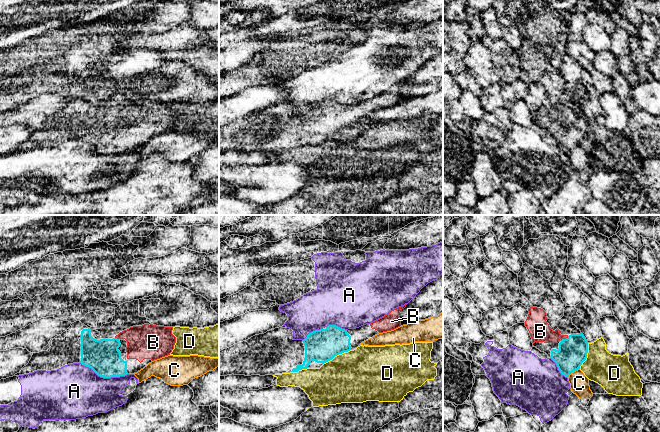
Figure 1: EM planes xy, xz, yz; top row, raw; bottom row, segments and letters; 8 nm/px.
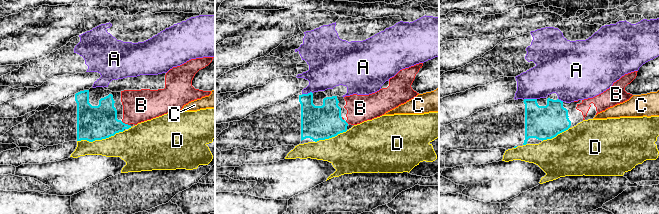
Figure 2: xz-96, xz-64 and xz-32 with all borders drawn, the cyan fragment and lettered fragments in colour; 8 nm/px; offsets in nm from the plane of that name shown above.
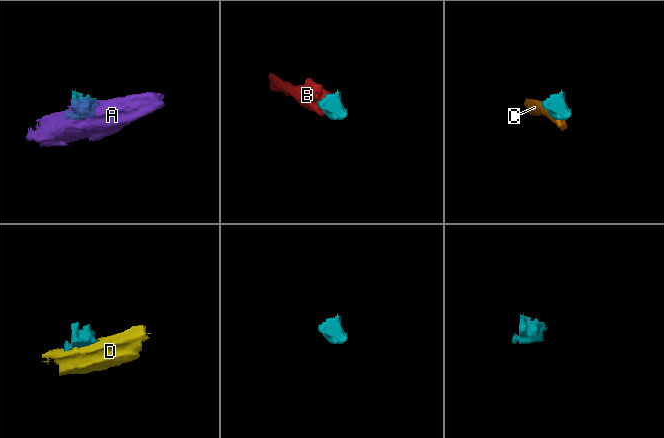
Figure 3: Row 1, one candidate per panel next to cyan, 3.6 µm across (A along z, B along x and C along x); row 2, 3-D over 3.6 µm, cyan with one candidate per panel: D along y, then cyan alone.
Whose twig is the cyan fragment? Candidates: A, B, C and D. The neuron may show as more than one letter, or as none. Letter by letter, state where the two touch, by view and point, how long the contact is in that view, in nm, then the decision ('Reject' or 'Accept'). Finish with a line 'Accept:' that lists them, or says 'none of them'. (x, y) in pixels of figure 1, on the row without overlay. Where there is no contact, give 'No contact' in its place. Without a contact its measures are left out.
A: Touches cyan at xy (104, 153). Shared border 400 nm. Reject
B: Touches cyan at yz (566, 114). Shared border 50 nm. Accept
C: Touches cyan at yz (573, 147). Shared border 120 nm. Reject
D: Touches cyan at xz (336, 131). Shared border 260 nm. Reject
Accept: B

